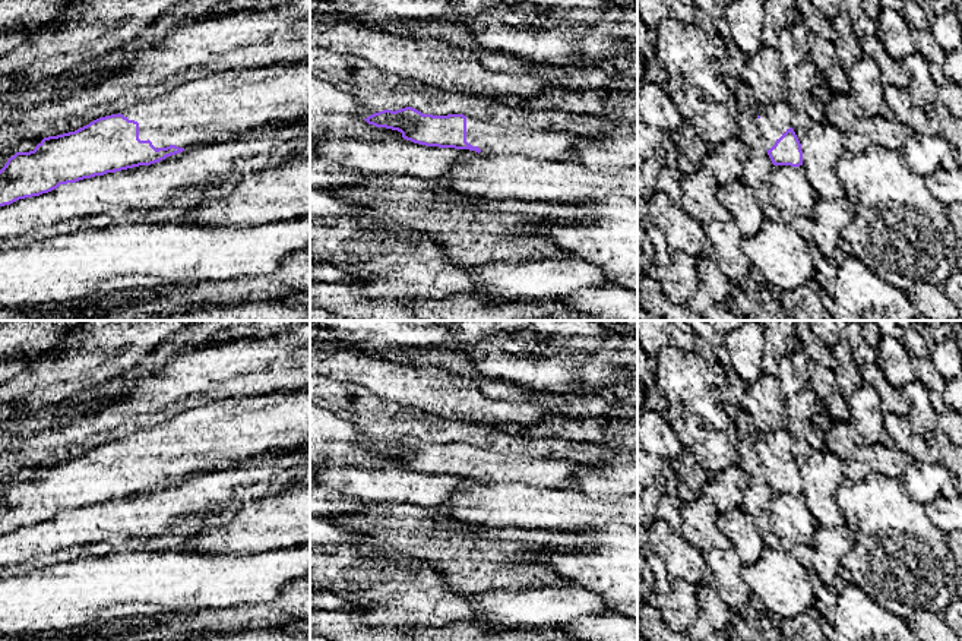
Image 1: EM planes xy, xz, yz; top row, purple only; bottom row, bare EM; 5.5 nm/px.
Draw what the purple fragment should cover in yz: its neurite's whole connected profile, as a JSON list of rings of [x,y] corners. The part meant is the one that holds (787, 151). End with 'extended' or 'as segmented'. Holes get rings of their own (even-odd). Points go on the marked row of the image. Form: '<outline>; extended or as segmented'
[[[785,101],[757,105],[754,120],[773,165],[803,165],[801,143],[791,127],[792,108]]]; extended

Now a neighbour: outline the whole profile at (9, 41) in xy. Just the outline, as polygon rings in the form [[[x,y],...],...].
[[[7,32],[0,35],[0,57],[6,56],[16,47],[19,47],[25,40],[25,32]]]

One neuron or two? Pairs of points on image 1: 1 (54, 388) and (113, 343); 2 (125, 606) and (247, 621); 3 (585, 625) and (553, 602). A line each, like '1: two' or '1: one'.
1: one
2: two
3: two

